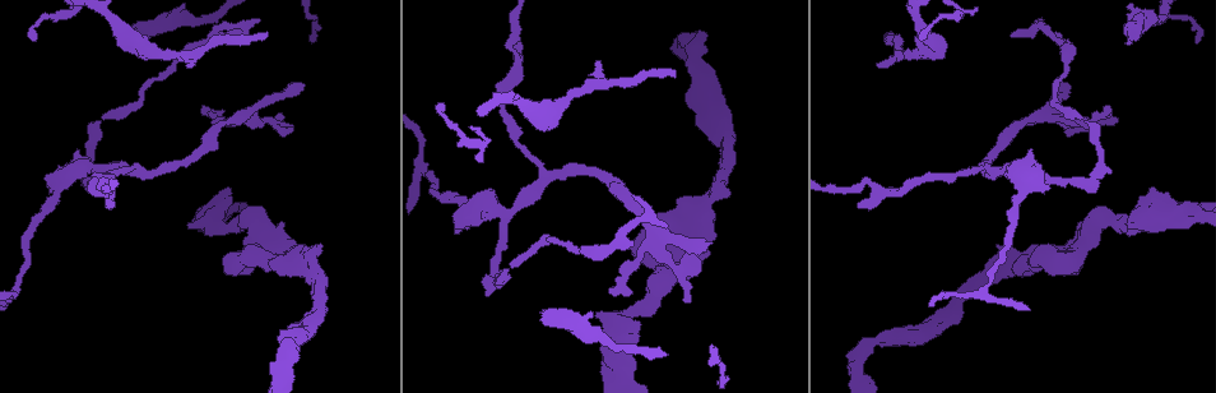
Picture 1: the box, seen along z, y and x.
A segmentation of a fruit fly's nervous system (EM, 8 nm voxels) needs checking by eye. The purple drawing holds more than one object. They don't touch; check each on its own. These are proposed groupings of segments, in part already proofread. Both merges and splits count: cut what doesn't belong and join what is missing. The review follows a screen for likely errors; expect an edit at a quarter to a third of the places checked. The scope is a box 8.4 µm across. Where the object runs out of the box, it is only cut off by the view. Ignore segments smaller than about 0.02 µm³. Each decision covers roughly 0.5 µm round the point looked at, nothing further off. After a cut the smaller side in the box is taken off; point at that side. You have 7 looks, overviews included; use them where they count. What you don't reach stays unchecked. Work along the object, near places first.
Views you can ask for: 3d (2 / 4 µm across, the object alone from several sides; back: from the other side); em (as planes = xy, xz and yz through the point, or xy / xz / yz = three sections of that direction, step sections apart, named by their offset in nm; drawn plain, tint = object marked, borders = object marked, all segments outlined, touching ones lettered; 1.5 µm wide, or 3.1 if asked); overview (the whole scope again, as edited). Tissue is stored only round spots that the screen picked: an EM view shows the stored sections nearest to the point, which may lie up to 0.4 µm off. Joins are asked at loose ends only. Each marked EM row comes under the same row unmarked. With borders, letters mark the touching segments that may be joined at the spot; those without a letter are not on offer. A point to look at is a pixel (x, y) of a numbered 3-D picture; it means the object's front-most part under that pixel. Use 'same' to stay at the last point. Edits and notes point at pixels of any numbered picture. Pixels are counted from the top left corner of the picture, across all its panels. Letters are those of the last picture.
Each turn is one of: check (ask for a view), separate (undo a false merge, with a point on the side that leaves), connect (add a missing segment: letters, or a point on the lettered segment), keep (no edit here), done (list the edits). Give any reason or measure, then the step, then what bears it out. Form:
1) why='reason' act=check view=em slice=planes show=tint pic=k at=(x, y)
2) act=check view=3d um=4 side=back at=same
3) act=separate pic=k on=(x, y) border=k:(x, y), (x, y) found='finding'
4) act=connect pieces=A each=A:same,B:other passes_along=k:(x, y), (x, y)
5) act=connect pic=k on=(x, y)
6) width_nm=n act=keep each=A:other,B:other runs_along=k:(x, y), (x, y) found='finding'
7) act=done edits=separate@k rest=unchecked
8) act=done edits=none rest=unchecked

why='an open end' act=check view=3d um=4 pic=1 at=(1149, 194)

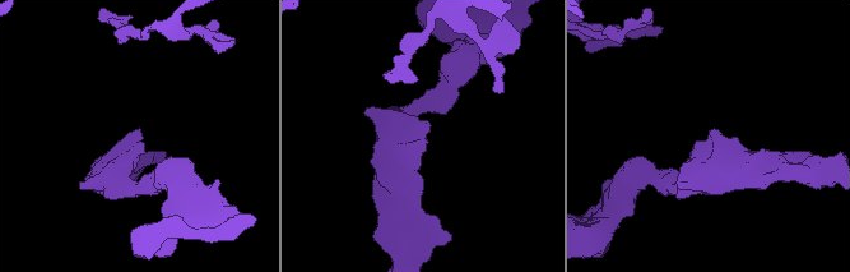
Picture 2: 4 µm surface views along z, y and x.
act=check view=em slice=planes show=borders pic=2 at=(708, 136)

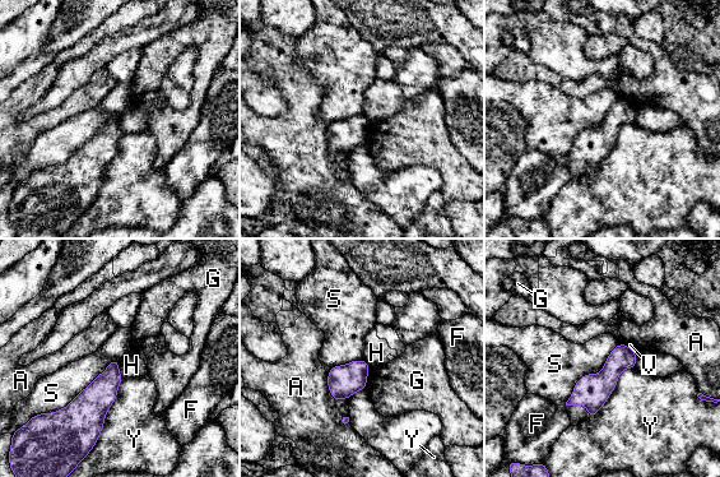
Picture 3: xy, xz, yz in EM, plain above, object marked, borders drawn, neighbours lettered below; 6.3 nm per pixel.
width_nm=160 act=keep each=A:other,F:other,G:other,H:other,S:other,V:other,Y:other found='none of them fits'

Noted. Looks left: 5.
why='branch stops here' act=check view=3d um=4 side=back pic=1 at=(665, 222)

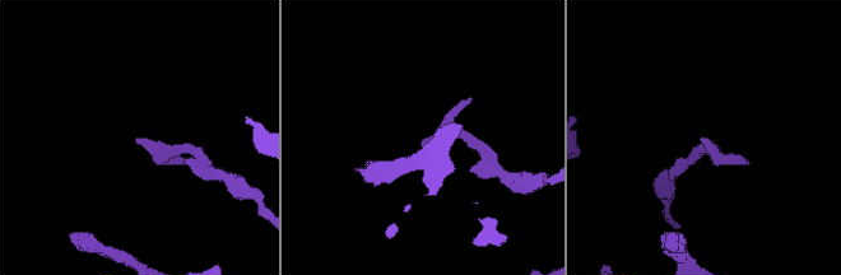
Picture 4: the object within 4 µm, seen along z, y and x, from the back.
act=check view=em slice=planes show=borders pic=4 at=(137, 143)

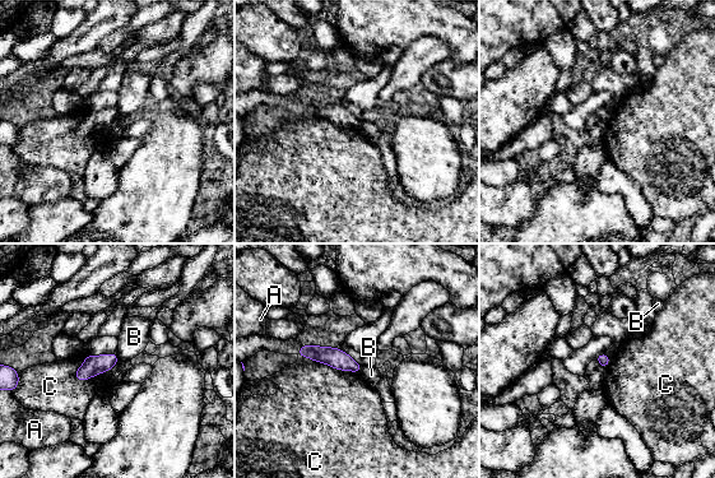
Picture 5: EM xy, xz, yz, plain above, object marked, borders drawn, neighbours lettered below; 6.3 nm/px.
act=keep each=A:other,B:other,C:other runs_along=5:(302, 351), (332, 356), (357, 369) found='none of them fits'

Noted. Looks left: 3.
why='free end' act=check view=3d um=2 pic=1 at=(689, 302)

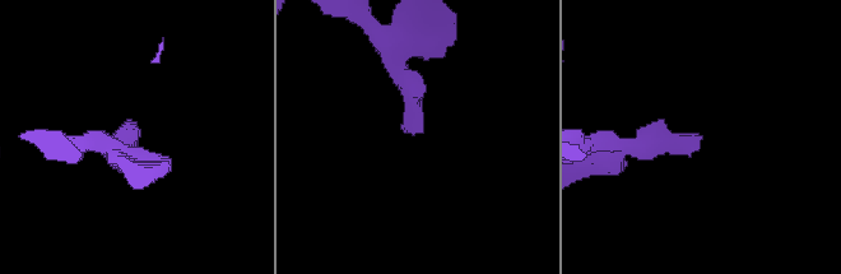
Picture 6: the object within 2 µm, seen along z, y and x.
why='shape alone is not enough' act=check view=em slice=yz step=8 show=borders pic=6 at=(702, 135)

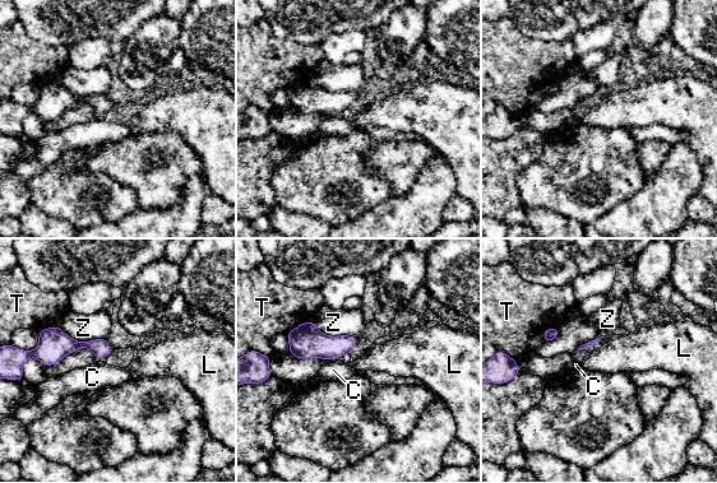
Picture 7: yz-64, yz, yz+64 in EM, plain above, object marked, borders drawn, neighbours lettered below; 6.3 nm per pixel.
act=keep each=C:other,L:other,T:other,Z:other border=7:(313, 321), (323, 333), (359, 338) found='none of them fits'

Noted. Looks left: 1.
act=done edits=none rest=unchecked

